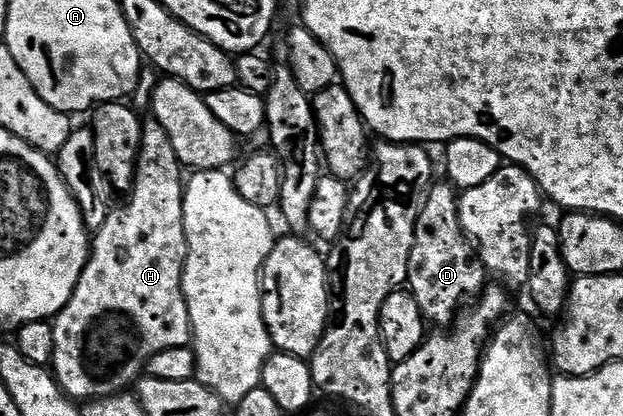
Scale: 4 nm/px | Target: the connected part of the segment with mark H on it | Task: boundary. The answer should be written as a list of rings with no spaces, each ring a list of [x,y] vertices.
[[[153,117],[143,123],[141,145],[139,146],[139,160],[135,166],[135,183],[124,207],[116,206],[105,217],[105,225],[94,232],[91,241],[91,256],[87,258],[85,269],[73,289],[73,297],[69,297],[69,305],[61,309],[61,313],[53,320],[53,345],[56,349],[67,347],[67,355],[75,359],[75,375],[79,379],[131,379],[135,381],[144,374],[145,364],[161,349],[177,349],[188,346],[192,342],[191,318],[187,302],[183,296],[183,266],[187,260],[187,238],[185,237],[185,221],[183,220],[183,189],[185,186],[185,171],[181,166],[177,153],[173,149],[173,141],[169,141],[169,133],[165,133],[163,126]]]

